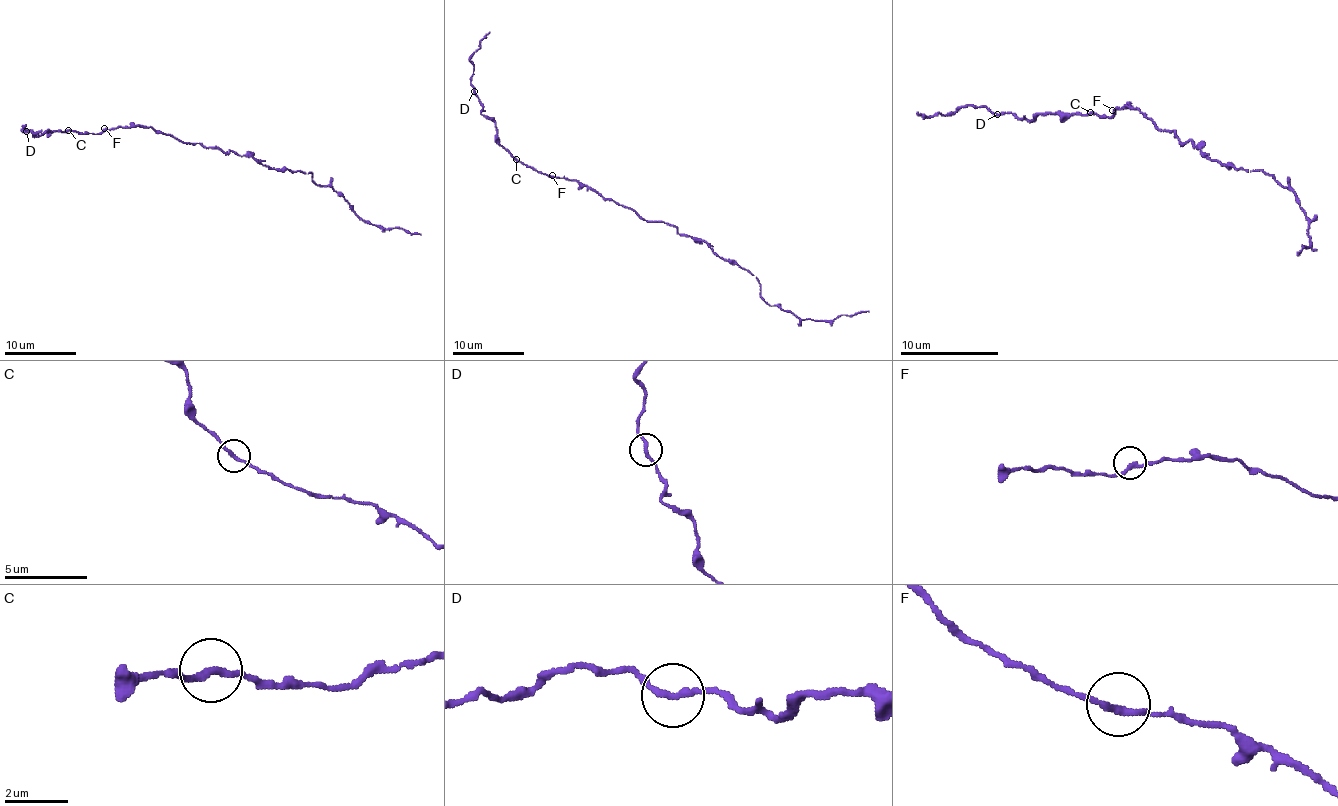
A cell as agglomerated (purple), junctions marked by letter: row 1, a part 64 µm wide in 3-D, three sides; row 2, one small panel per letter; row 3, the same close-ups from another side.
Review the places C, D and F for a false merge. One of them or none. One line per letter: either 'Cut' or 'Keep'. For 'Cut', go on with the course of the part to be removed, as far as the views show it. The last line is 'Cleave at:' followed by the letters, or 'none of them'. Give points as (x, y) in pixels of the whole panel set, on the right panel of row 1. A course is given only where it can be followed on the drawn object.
C: Keep
D: Keep
F: Keep
Cleave at: none of them

